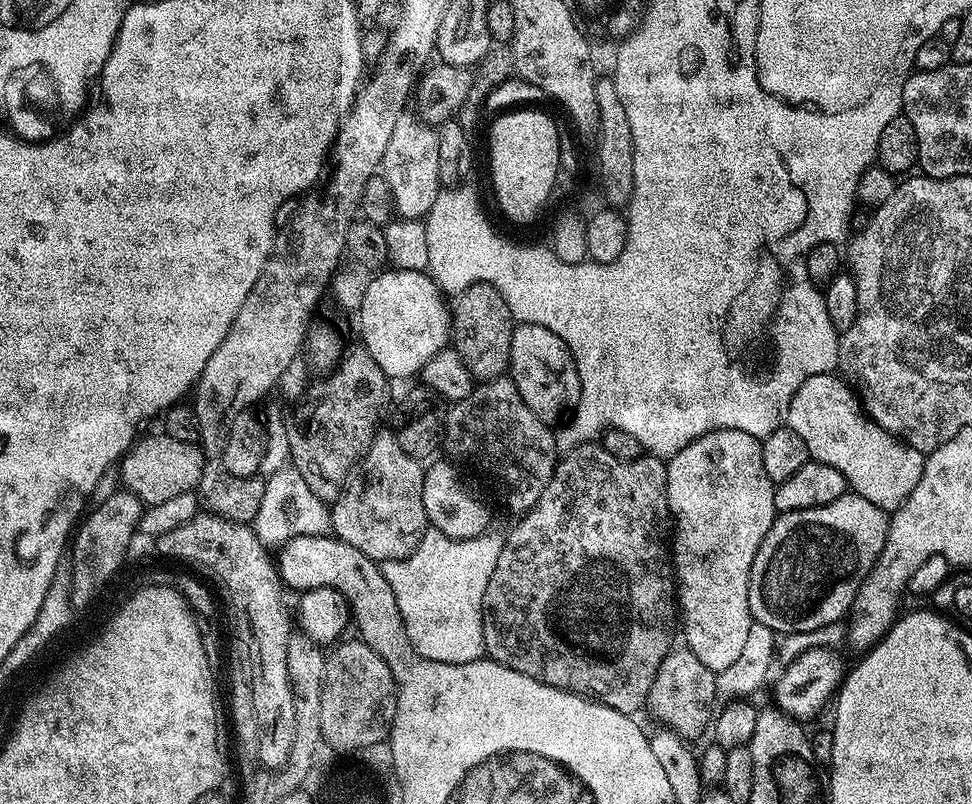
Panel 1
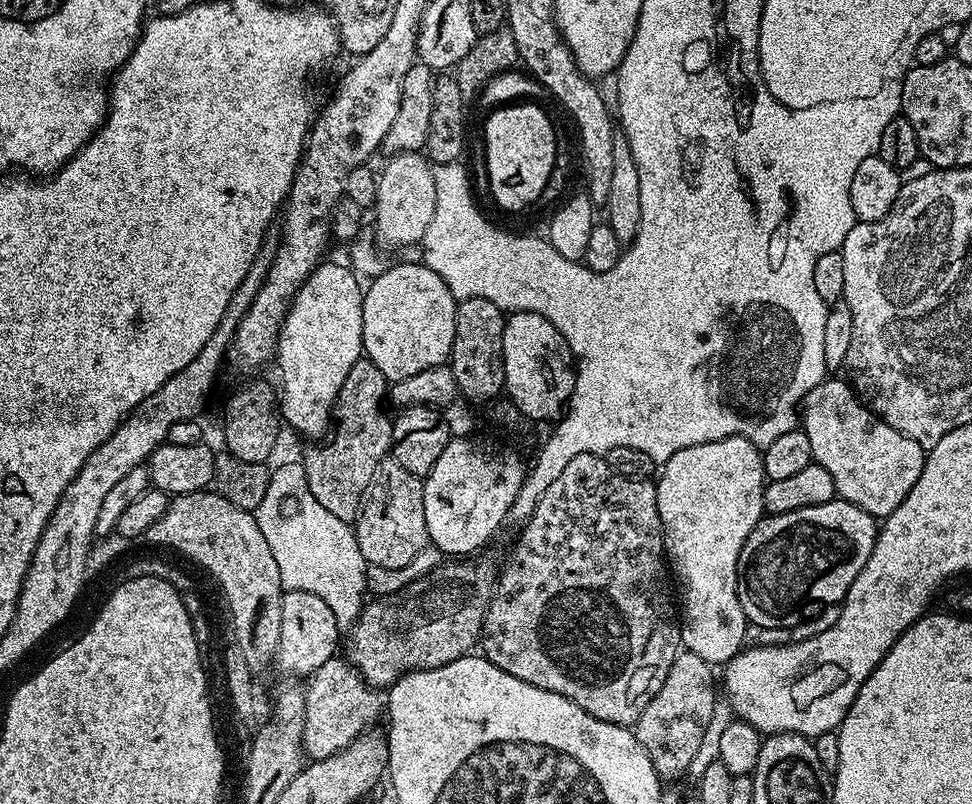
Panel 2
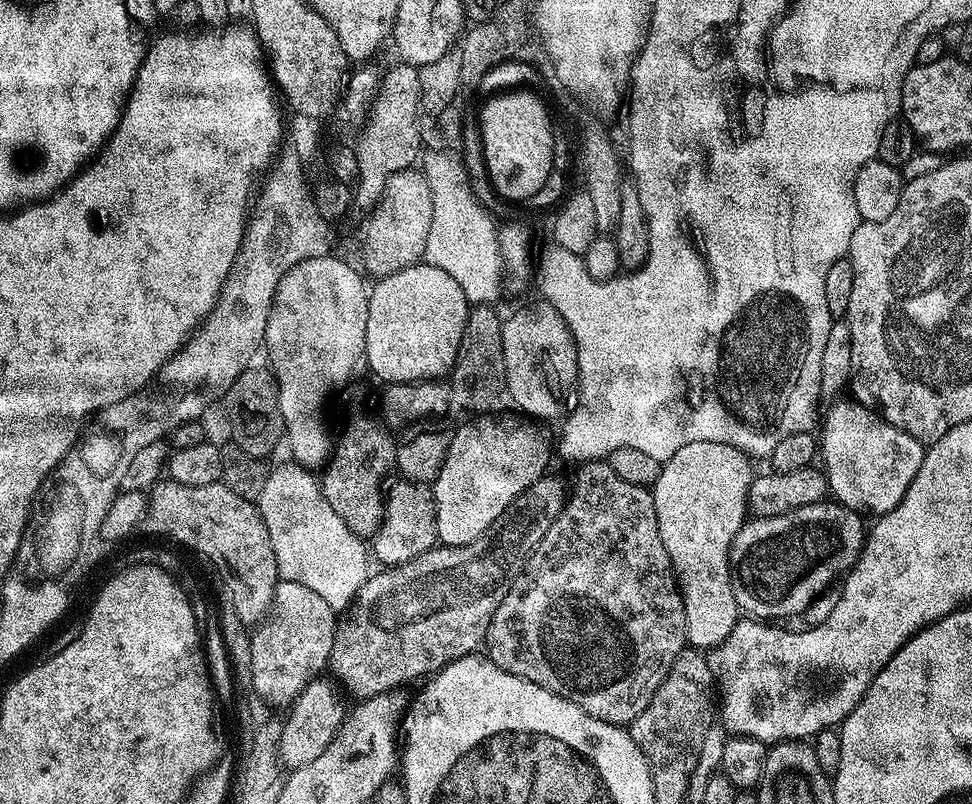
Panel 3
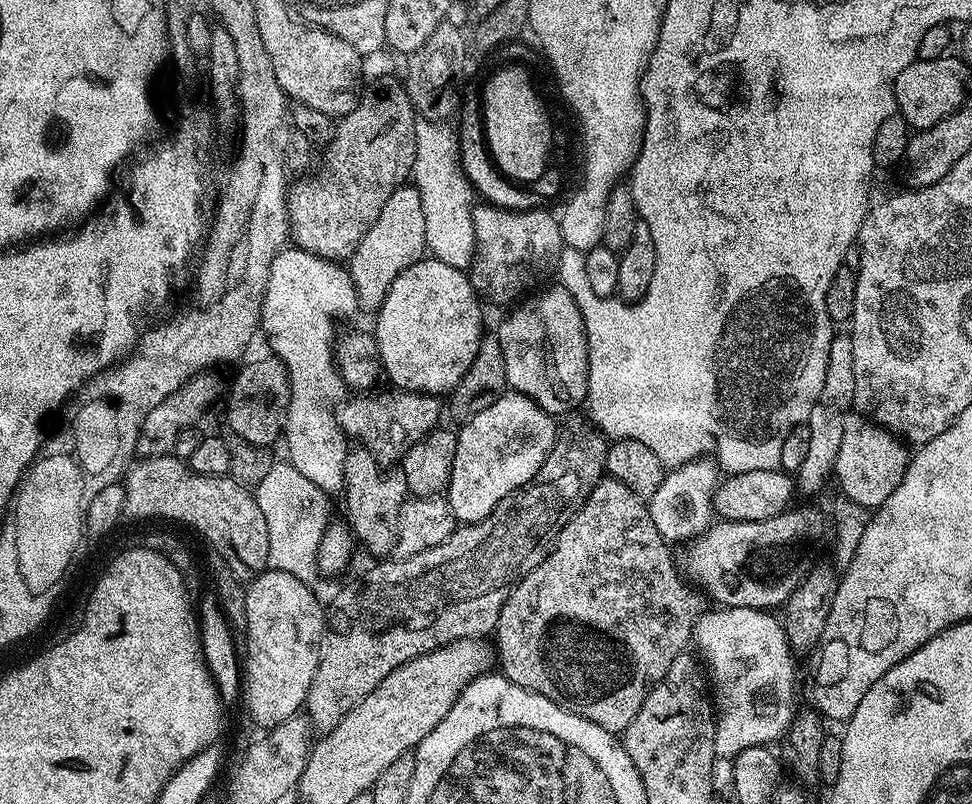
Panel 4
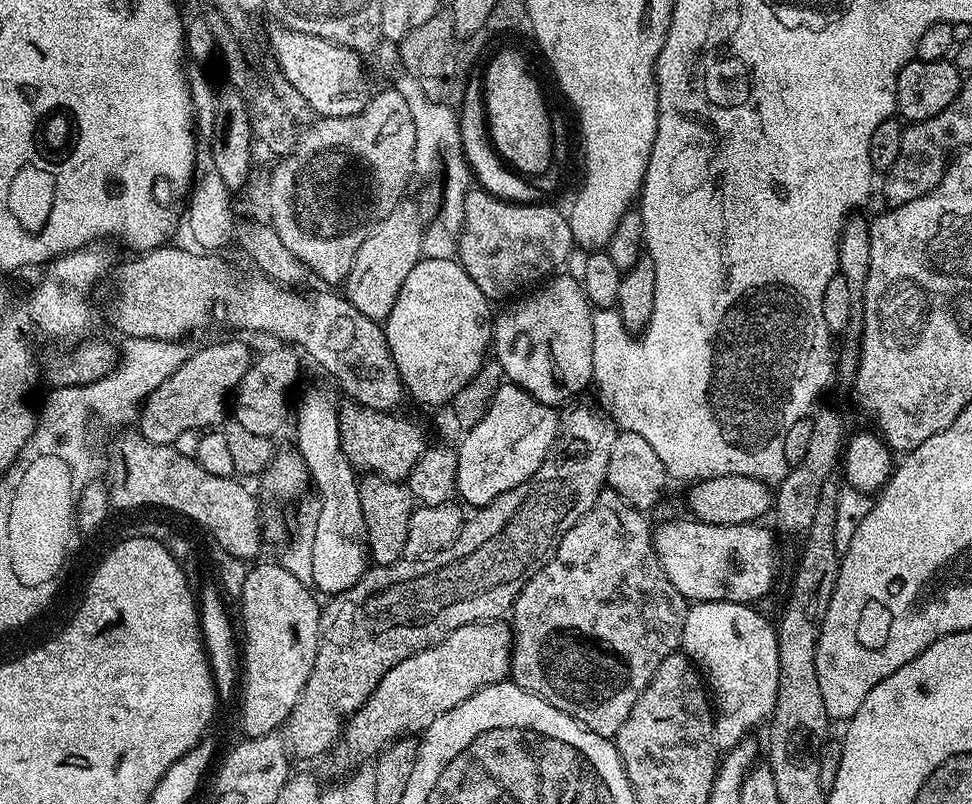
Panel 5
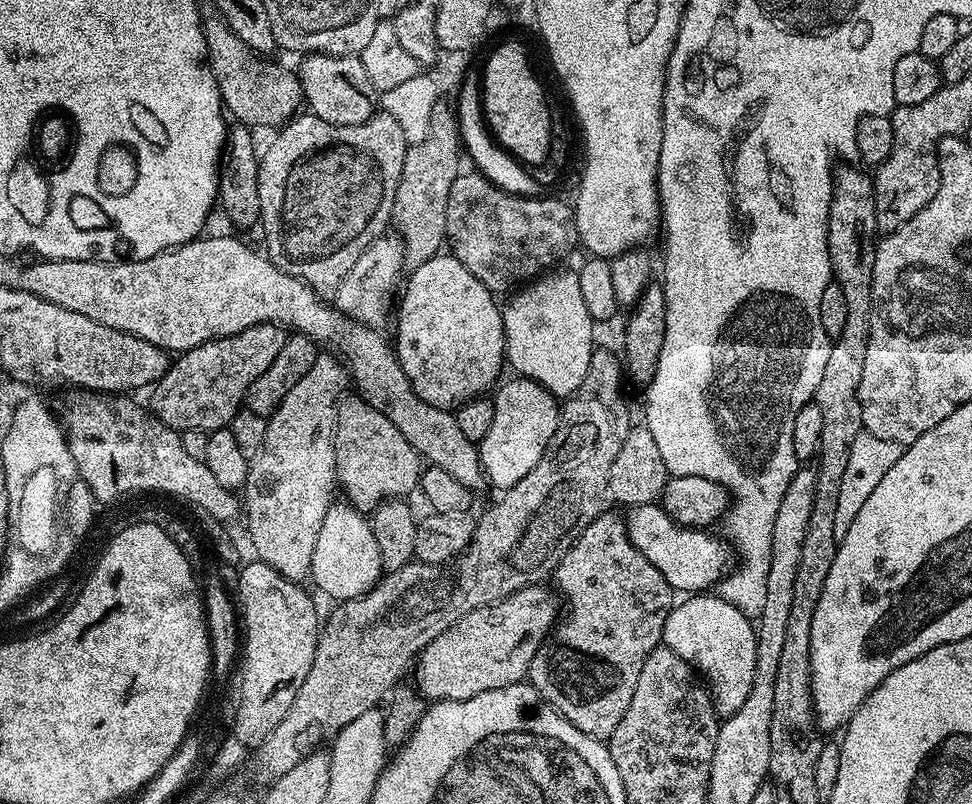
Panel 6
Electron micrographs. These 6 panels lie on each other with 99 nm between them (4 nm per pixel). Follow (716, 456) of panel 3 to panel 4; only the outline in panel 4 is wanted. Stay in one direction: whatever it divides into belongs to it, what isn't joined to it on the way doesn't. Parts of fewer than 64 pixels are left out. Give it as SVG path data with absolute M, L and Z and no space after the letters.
M701 456L671 469L665 475L657 492L648 502L650 518L654 518L658 534L662 534L669 542L675 540L692 542L708 531L716 512L716 495L720 483L718 472L720 473L720 468L715 459Z

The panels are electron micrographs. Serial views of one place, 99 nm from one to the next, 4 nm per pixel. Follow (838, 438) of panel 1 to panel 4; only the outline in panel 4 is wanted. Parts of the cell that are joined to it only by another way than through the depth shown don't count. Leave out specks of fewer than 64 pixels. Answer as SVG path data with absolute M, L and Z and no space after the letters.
M852 414L844 421L834 480L840 483L840 492L845 497L858 506L875 510L890 498L890 494L894 494L894 490L898 490L898 482L902 482L906 474L909 459L909 449L901 437L875 424L867 416Z

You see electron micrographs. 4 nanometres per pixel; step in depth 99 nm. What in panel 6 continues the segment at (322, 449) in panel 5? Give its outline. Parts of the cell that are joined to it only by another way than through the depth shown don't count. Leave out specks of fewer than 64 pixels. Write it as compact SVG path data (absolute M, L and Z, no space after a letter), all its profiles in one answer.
M334 502L326 510L326 518L322 518L322 530L318 530L310 580L316 583L318 591L336 600L332 602L343 602L366 595L383 572L382 554L378 554L378 542L374 542L369 517L353 504Z

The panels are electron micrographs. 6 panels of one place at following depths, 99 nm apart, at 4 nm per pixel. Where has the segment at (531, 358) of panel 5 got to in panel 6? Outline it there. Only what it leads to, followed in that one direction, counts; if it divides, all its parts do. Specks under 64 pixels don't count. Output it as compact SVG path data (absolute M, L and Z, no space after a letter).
M560 270L525 283L517 296L503 305L504 355L507 367L513 368L517 377L532 379L554 397L567 398L582 386L582 378L590 370L594 321L586 311L576 271L556 271Z

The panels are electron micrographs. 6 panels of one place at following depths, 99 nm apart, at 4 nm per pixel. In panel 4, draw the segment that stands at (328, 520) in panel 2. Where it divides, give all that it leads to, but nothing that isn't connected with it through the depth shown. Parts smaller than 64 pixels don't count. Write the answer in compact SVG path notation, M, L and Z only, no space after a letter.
M278 460L272 464L269 473L257 484L254 495L262 516L266 519L269 535L268 568L293 574L307 584L313 583L312 580L319 573L319 546L330 526L329 495L299 473L287 460Z

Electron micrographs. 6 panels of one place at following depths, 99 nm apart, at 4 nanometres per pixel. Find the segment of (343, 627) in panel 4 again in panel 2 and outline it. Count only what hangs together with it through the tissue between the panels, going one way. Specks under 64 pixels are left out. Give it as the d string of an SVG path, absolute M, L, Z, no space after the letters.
M456 558L451 562L441 562L441 564L433 568L427 576L419 577L407 584L406 587L401 588L395 596L382 596L379 598L372 598L363 605L360 614L353 626L350 639L352 641L348 644L347 659L350 661L352 667L357 668L360 676L367 684L371 684L377 690L387 690L404 675L405 672L421 672L423 668L437 668L438 666L446 666L450 662L454 662L458 658L469 655L473 651L472 648L477 647L478 641L481 639L484 631L484 619L486 618L486 610L490 606L492 596L496 592L496 582L498 579L497 565L492 565L488 560L476 561L476 558Z

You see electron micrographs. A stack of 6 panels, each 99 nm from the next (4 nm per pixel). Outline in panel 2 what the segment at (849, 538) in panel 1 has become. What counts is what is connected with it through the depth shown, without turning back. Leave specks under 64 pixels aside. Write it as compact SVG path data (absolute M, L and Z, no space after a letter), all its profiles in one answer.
M839 498L786 514L765 515L758 526L754 526L750 538L746 538L738 558L738 598L749 621L755 627L757 624L760 628L791 630L805 619L804 607L807 604L839 605L854 578L858 578L862 566L866 566L870 550L874 550L877 531L877 517Z

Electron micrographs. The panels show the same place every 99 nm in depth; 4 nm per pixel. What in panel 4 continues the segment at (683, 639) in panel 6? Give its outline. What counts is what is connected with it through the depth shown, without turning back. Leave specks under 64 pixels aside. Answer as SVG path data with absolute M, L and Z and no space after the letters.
M725 608L715 609L694 624L694 644L700 647L699 655L704 655L707 675L714 689L714 711L716 713L716 737L714 750L721 761L731 761L742 750L771 745L787 733L794 721L792 714L792 656L794 649L788 643L784 625L776 620L771 611L759 608Z

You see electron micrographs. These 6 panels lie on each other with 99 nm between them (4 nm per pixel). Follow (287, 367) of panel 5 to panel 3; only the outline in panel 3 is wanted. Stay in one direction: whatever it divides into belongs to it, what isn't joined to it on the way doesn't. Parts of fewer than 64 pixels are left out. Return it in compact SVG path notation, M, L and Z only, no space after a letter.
M253 366L238 374L234 386L230 386L222 401L228 424L232 427L231 439L243 452L257 458L268 458L279 444L281 447L286 436L280 409L280 387L276 385L271 367L263 367Z

